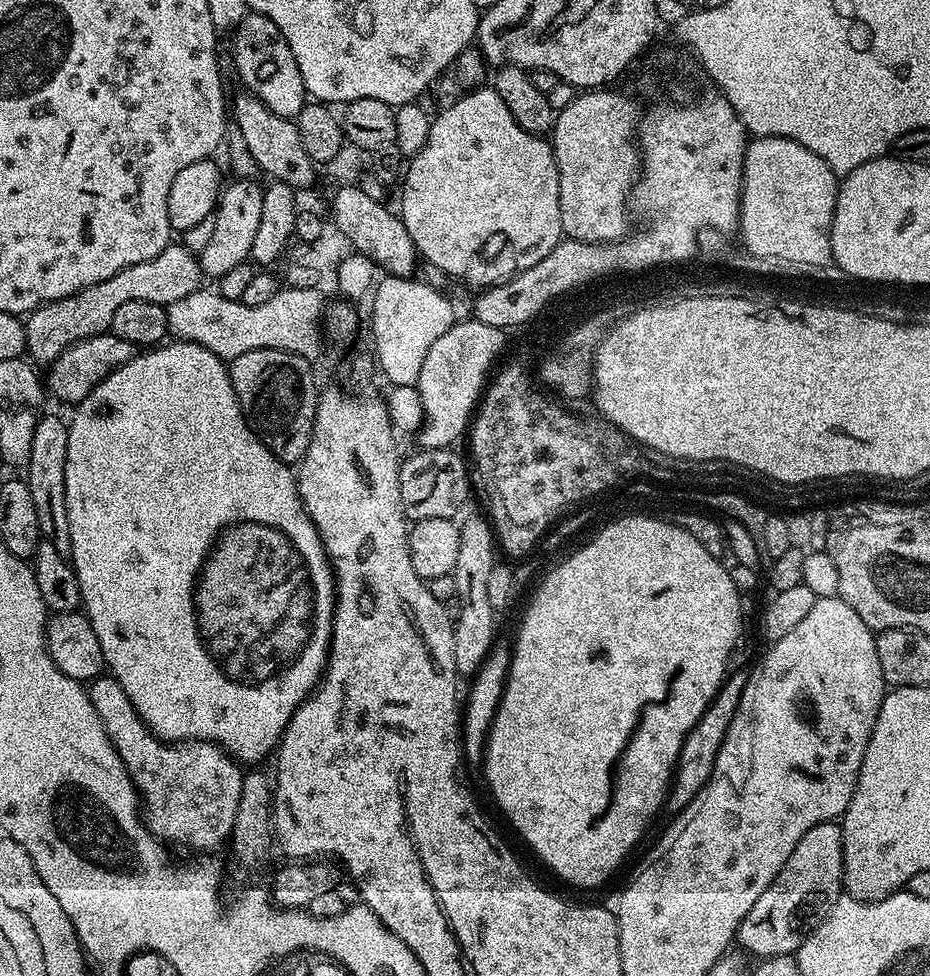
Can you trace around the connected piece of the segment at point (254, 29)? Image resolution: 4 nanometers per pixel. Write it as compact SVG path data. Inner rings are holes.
M249 11L234 30L233 36L236 37L232 40L232 60L236 63L236 72L240 75L241 82L244 83L241 85L274 114L295 118L305 106L306 93L298 62L294 62L294 54L278 26L274 26L270 18Z

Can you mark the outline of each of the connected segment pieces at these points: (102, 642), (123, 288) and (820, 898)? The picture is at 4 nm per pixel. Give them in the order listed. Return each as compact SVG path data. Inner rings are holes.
M185 340L168 343L164 342L159 346L149 347L133 356L130 362L115 368L107 378L98 382L98 386L94 386L94 390L90 390L90 394L86 394L84 400L75 405L73 412L76 413L73 414L72 420L70 416L67 421L66 518L70 518L70 542L72 543L70 563L78 578L82 611L87 616L90 626L94 626L94 634L98 634L98 646L102 646L107 671L120 683L122 690L126 692L126 698L130 698L134 710L143 718L144 725L160 740L169 742L208 740L211 744L217 744L219 748L223 748L233 760L241 765L256 766L260 764L259 760L273 755L294 710L298 710L298 706L303 700L308 699L316 691L320 677L324 674L328 663L328 643L332 641L332 612L336 608L336 582L332 575L332 565L328 562L328 556L324 552L318 530L306 514L304 504L300 501L300 491L296 485L296 473L274 454L270 454L270 450L256 437L256 432L249 426L242 406L234 394L234 386L230 382L230 374L228 373L228 364L221 360L218 354L206 350L206 346L198 346L194 342L186 342Z
M170 242L164 247L162 254L150 258L150 262L126 266L126 270L118 270L118 274L114 274L114 278L106 278L106 282L98 282L86 290L44 304L27 313L24 320L27 355L37 365L47 366L71 344L109 331L118 306L123 306L125 302L141 300L167 306L178 302L178 298L186 298L186 294L196 291L201 284L202 273L197 253L184 247L183 243Z
M829 822L814 826L814 830L806 830L802 834L802 842L794 846L794 854L786 858L786 866L778 870L778 878L770 882L770 886L762 893L762 898L750 906L746 918L740 924L738 944L745 948L745 953L753 952L756 958L770 956L792 956L799 952L806 938L830 914L830 910L838 902L844 886L844 829L839 823Z

